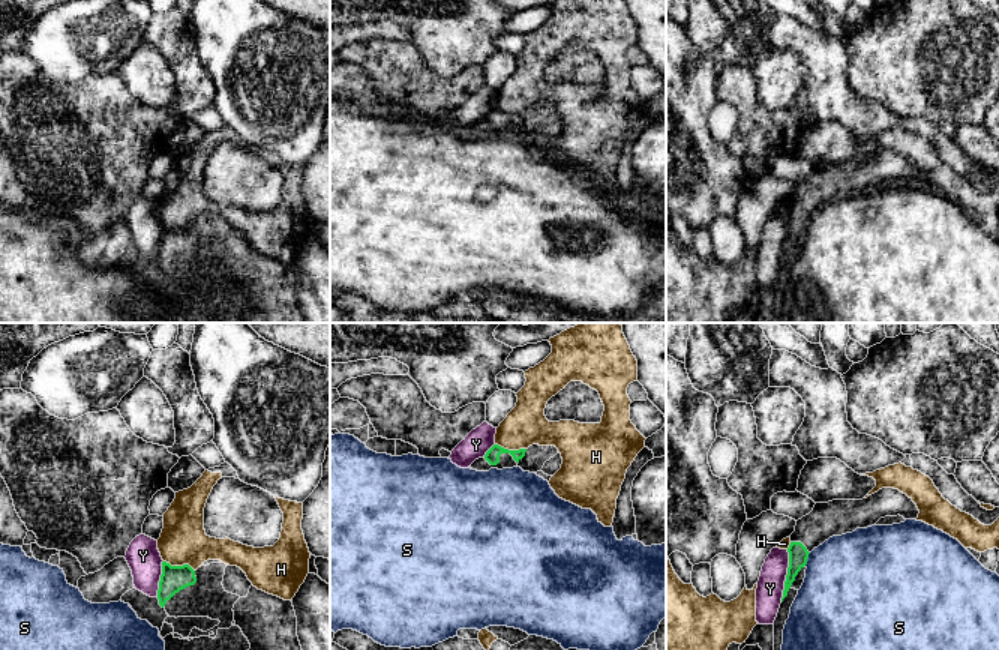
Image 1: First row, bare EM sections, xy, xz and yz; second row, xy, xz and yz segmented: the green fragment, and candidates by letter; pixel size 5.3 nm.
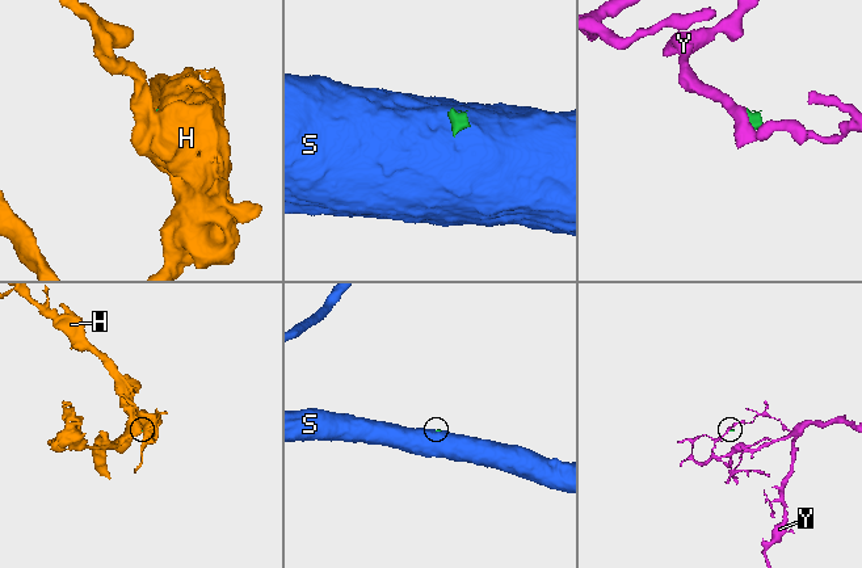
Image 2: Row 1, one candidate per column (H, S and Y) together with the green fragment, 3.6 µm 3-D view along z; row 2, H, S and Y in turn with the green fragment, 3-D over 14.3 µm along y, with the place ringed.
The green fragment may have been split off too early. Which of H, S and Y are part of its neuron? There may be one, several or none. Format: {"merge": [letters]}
{"merge": []}

